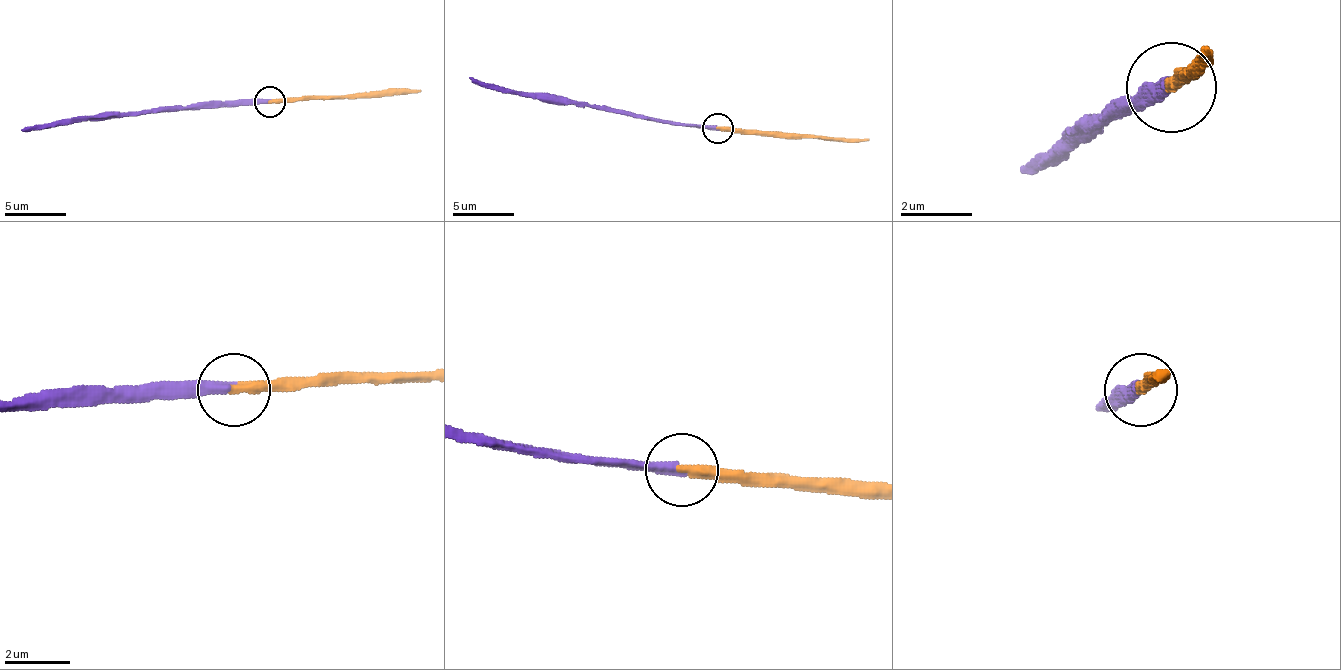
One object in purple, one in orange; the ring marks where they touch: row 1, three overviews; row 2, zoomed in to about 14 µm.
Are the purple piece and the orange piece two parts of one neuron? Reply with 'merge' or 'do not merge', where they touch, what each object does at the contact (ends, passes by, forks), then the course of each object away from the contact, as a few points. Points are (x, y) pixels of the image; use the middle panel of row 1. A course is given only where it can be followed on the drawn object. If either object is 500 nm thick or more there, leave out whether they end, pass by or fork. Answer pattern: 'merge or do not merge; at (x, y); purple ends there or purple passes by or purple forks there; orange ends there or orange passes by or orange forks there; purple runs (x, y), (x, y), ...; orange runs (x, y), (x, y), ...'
merge; at (718, 128); purple ends there; orange ends there; purple runs (719, 129), (657, 123), (592, 107), (549, 104), (537, 98), (485, 89), (469, 76); orange runs (719, 129), (869, 141)

